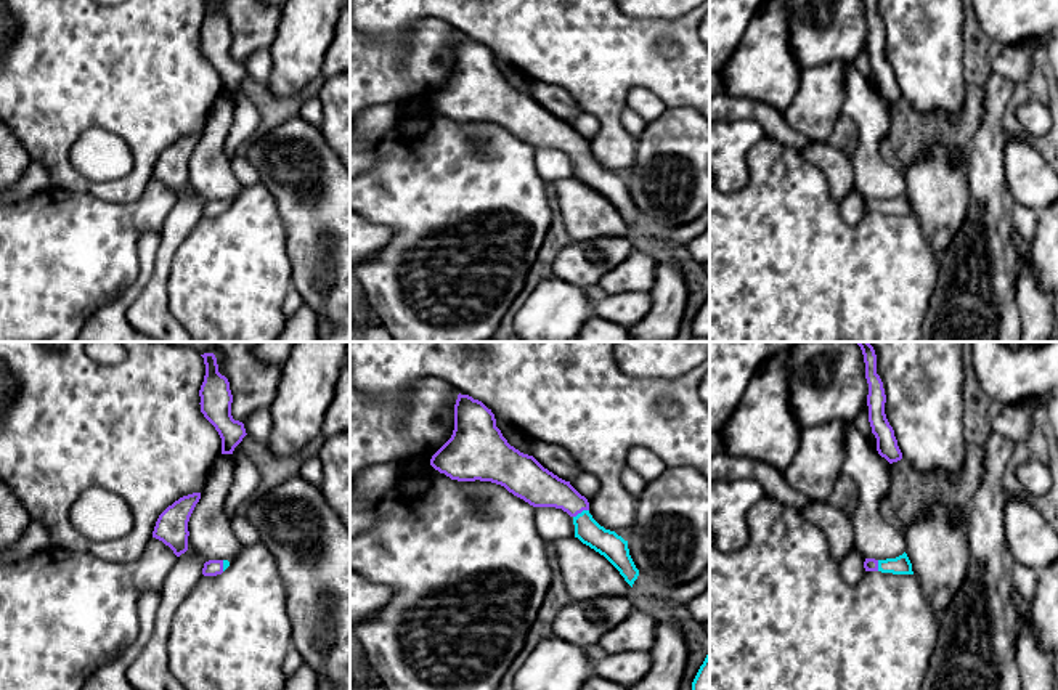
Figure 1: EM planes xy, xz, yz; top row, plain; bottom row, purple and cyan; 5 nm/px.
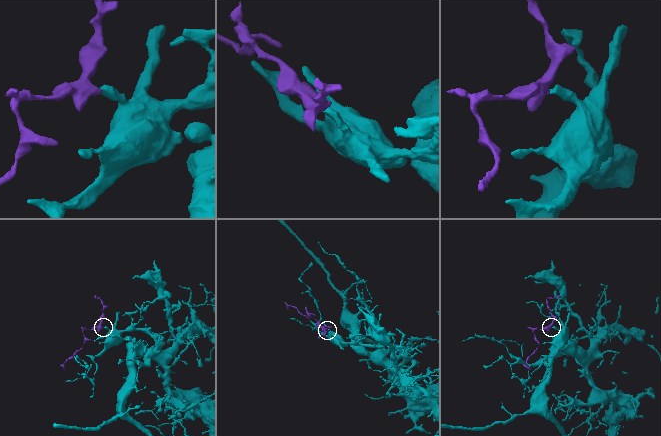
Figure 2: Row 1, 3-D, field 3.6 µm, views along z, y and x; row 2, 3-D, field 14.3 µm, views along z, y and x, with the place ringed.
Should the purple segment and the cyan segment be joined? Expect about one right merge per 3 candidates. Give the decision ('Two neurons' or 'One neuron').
One neuron

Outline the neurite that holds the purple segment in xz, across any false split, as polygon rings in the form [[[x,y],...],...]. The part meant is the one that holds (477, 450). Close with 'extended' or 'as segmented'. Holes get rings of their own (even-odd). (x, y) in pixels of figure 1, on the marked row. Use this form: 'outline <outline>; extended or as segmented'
outline [[[458,395],[453,435],[432,456],[430,465],[451,480],[501,485],[533,507],[562,509],[573,518],[575,538],[604,555],[631,587],[637,579],[628,541],[592,518],[588,499],[570,481],[511,446],[482,401]]]; extended

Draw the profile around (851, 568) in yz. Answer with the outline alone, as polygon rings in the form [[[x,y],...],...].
[[[853,547],[848,555],[840,560],[841,578],[851,586],[857,584],[865,571],[864,562],[864,555]]]

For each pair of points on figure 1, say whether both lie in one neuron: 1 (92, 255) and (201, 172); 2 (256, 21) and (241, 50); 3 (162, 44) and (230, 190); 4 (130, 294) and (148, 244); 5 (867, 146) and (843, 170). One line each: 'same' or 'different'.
1: different
2: same
3: different
4: same
5: different

